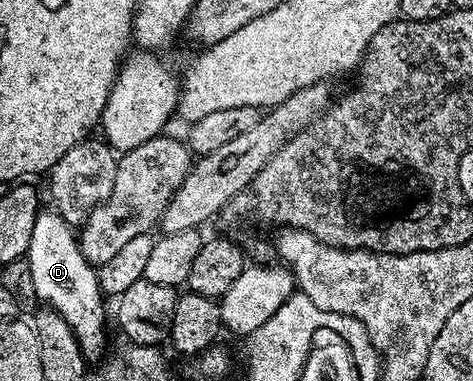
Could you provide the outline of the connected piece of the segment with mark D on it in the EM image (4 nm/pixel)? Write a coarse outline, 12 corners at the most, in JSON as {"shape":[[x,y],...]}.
{"shape":[[41,211],[26,258],[37,301],[105,355],[106,297],[73,225]]}

